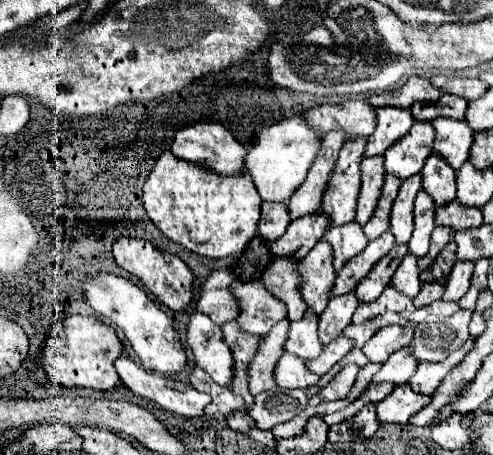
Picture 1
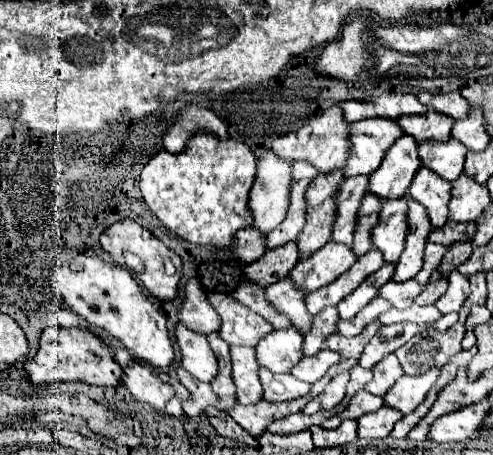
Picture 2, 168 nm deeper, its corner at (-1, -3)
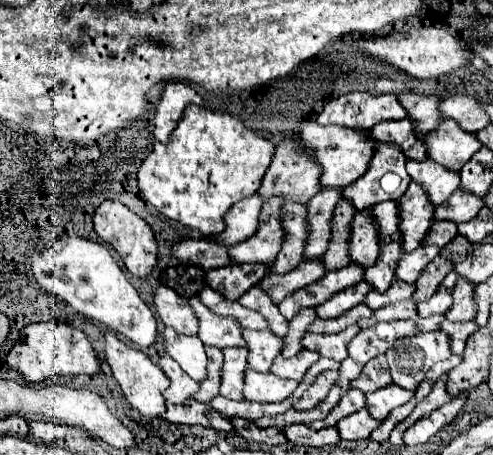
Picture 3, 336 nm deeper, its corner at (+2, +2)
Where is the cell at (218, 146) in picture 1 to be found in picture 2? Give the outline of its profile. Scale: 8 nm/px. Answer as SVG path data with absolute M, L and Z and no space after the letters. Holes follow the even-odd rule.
M186 107L186 109L182 109L180 117L170 127L170 131L164 135L166 151L170 151L170 153L184 151L196 131L210 131L222 141L228 139L226 125L214 111L202 109L202 107Z

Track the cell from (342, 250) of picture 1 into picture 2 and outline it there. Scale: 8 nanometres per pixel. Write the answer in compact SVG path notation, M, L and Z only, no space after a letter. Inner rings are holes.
M326 243L320 251L298 261L298 265L290 271L290 277L304 289L316 291L324 285L330 285L342 273L346 273L356 263L354 249L344 243Z

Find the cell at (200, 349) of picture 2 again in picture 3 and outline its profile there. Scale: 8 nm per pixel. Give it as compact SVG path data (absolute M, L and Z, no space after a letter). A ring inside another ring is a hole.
M173 328L163 330L165 352L197 382L207 376L207 356L197 336L181 336Z

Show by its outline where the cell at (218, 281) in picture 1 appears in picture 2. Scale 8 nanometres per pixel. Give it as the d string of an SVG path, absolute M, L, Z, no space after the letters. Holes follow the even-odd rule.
M190 279L186 283L186 299L180 309L180 321L198 333L212 333L220 329L220 315L208 301L208 291L198 279Z

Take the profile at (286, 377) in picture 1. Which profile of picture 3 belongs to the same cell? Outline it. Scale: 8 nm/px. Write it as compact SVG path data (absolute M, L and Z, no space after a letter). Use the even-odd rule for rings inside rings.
M247 366L245 370L245 388L243 396L245 400L253 402L281 402L289 398L289 394L297 388L297 382L289 382L283 378L277 378L275 374L261 374Z

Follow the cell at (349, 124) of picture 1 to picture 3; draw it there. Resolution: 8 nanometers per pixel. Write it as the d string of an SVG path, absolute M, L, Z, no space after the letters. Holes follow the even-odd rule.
M283 140L277 146L277 154L263 178L259 196L263 198L263 202L269 202L271 196L281 196L285 202L297 202L303 204L309 198L313 198L313 194L319 192L319 176L321 176L321 166L313 166L315 162L311 162L311 158L307 158L307 154L297 154L297 150L293 150L293 142L291 140Z

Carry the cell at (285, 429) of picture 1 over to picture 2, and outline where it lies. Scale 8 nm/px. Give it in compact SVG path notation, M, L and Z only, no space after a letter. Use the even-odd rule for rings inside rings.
M296 413L296 415L290 415L290 417L284 417L276 423L270 423L268 425L268 431L270 433L278 433L278 435L286 435L286 433L298 433L298 431L304 431L310 427L310 417L304 415L304 413Z

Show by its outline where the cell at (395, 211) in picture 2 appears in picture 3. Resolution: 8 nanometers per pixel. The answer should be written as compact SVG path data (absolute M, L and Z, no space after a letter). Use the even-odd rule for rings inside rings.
M369 210L355 214L351 220L351 238L349 238L349 260L363 268L373 266L377 260L377 226L369 218Z

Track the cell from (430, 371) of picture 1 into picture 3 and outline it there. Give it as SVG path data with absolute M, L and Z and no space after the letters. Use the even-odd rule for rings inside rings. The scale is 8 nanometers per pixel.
M389 384L381 390L375 390L375 392L369 392L367 394L367 412L371 418L375 420L383 420L393 408L397 406L403 406L405 402L409 402L413 398L413 392L409 390L401 390L397 388L395 384Z

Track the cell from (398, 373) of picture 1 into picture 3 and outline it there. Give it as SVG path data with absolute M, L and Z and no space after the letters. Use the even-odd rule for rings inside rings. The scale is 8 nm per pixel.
M377 356L377 358L373 358L373 362L367 362L361 368L361 374L351 382L351 388L357 388L363 394L367 394L367 392L385 388L389 384L391 384L391 374L389 374L389 366L387 366L387 358Z

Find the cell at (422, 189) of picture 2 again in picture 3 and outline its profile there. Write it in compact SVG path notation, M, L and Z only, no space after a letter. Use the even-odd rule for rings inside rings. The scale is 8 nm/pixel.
M415 182L409 184L407 192L397 200L399 210L399 230L403 234L403 252L413 252L429 232L433 224L433 210L429 210L429 200L425 192Z

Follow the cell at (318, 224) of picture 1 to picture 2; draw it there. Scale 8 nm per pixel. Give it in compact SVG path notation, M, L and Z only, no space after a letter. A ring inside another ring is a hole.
M286 243L282 247L274 247L270 251L266 251L258 261L246 265L244 275L248 281L256 281L256 283L264 283L272 285L284 277L290 275L292 267L298 263L300 253L298 253L298 243Z

